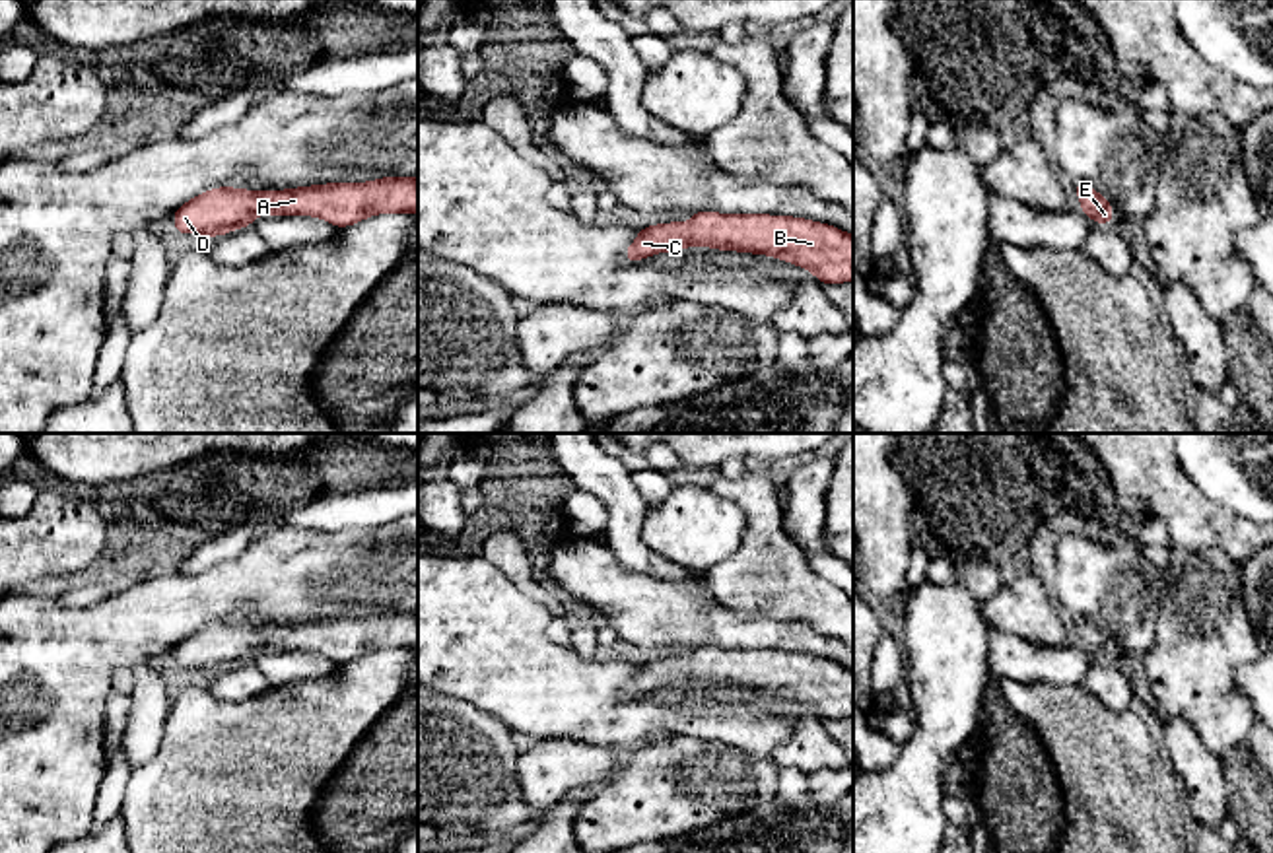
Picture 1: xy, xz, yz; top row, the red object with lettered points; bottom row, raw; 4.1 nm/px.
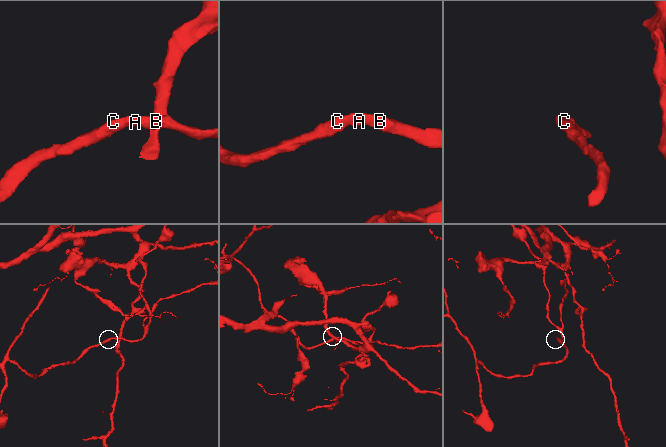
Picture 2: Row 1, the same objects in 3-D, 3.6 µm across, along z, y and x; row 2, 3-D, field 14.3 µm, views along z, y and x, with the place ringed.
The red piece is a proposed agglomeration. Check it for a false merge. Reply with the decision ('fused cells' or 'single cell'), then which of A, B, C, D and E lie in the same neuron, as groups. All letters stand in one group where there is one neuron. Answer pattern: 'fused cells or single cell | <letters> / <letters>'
single cell | A B C D E

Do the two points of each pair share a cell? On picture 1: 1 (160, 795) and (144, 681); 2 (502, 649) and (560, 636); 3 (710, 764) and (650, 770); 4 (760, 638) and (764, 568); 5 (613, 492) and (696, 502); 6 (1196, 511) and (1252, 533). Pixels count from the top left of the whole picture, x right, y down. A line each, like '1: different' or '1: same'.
1: different
2: different
3: same
4: different
5: different
6: same

